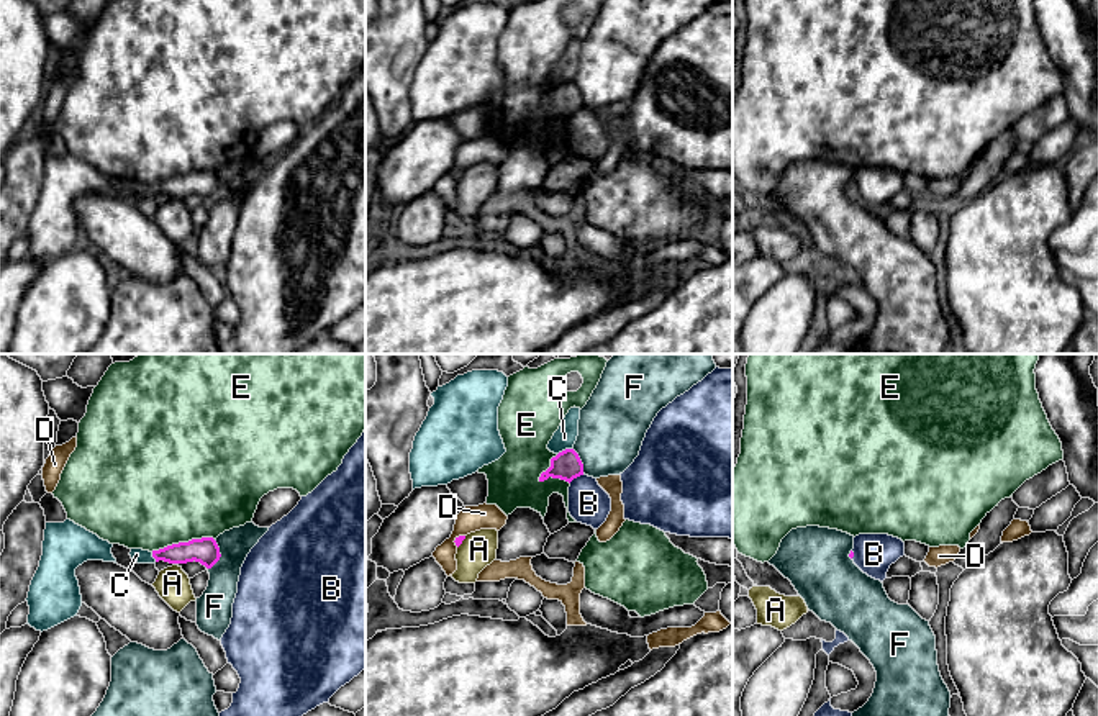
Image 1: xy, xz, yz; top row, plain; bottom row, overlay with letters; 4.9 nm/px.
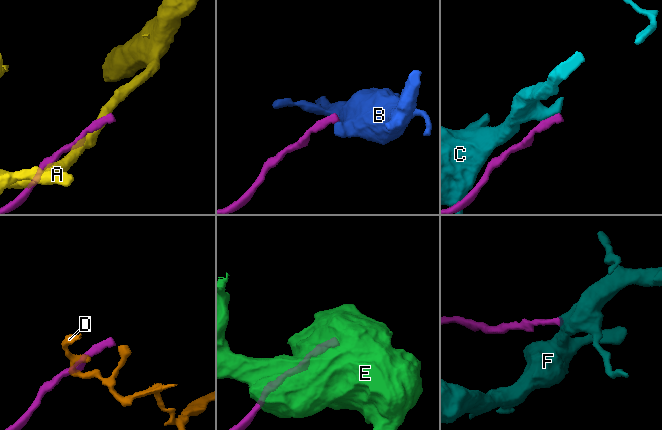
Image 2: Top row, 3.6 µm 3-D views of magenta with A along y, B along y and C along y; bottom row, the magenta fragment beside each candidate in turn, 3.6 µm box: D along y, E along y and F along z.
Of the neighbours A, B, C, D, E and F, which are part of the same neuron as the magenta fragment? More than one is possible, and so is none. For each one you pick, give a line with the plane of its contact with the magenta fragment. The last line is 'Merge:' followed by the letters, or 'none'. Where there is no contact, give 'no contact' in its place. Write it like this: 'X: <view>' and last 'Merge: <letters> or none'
Merge: none

